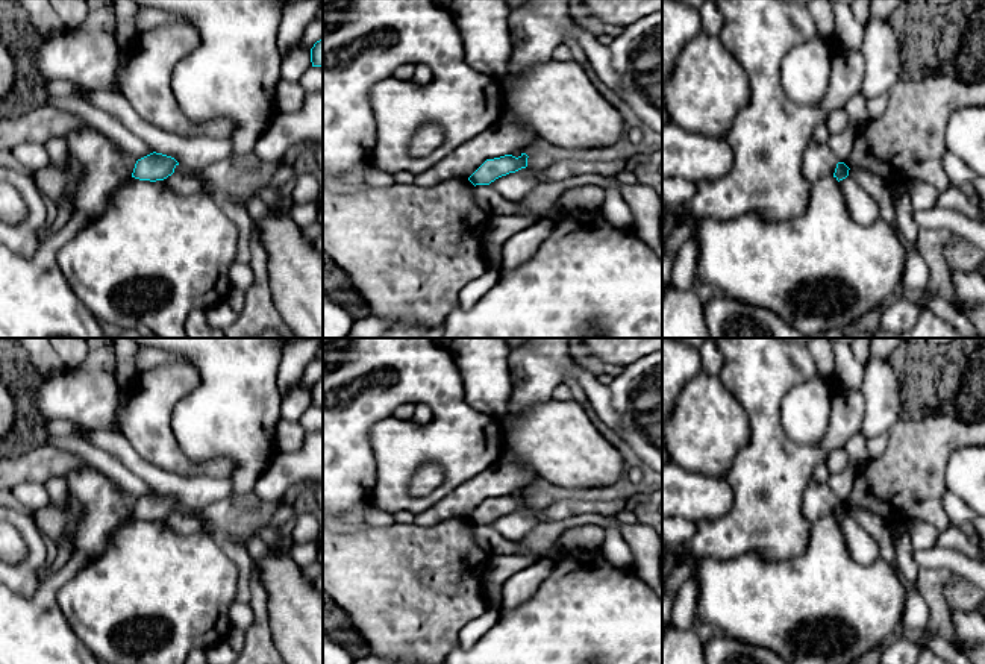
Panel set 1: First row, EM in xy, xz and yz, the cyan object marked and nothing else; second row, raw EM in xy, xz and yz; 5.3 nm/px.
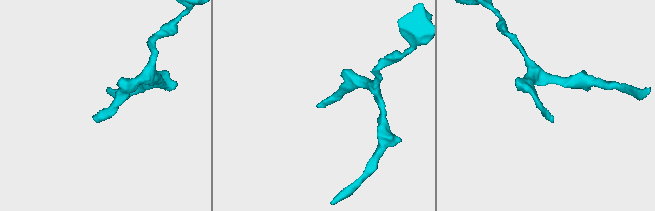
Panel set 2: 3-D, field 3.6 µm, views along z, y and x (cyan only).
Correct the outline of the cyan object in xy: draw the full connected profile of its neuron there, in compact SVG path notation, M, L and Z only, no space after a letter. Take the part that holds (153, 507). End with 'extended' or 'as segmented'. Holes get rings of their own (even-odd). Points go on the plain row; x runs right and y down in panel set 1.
M150 493L136 500L132 517L139 520L164 520L174 512L179 502L162 493Z | as segmented

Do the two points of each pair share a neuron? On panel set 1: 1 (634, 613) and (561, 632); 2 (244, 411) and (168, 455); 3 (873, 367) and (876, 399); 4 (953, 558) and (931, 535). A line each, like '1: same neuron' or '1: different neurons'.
1: same neuron
2: different neurons
3: same neuron
4: different neurons

